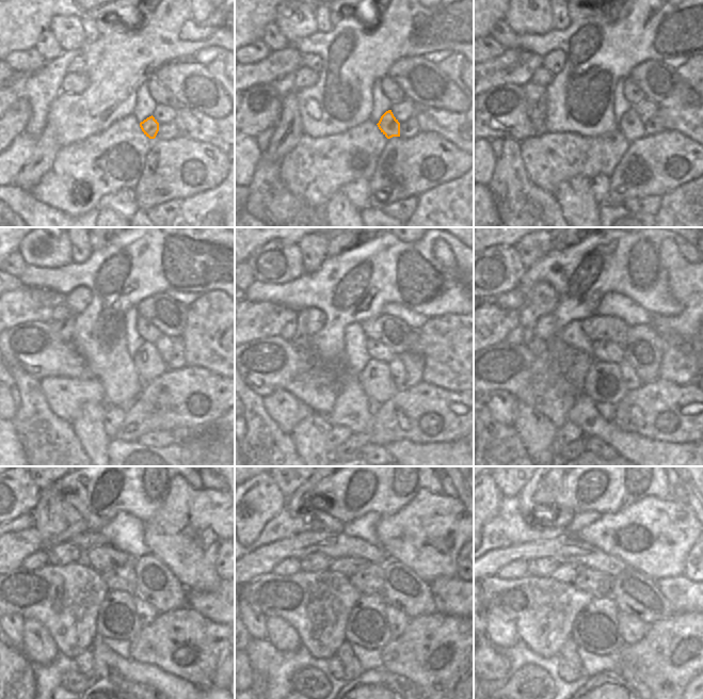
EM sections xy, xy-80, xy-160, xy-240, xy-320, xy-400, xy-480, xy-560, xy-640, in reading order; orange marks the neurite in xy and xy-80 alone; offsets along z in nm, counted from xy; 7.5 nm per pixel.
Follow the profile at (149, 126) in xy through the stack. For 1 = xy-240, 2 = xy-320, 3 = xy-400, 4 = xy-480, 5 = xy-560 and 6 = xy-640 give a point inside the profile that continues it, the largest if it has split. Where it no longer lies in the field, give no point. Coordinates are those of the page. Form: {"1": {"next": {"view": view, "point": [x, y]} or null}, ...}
{"1": {"next": {"view": "xy-240", "point": [149, 365]}}, "2": {"next": {"view": "xy-320", "point": [376, 379]}}, "3": {"next": {"view": "xy-400", "point": [605, 380]}}, "4": {"next": {"view": "xy-480", "point": [117, 618]}}, "5": {"next": {"view": "xy-560", "point": [367, 580]}}, "6": {"next": {"view": "xy-640", "point": [604, 573]}}}

